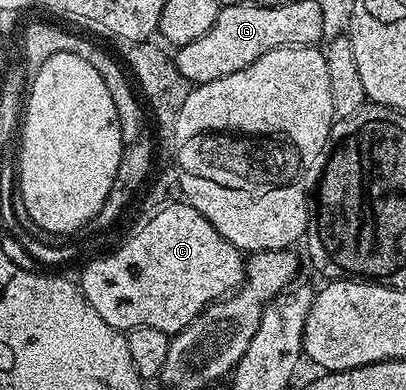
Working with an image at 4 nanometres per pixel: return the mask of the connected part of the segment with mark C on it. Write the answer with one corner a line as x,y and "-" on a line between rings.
171,201
168,203
171,204
168,207
161,208
140,231
133,232
116,251
111,251
108,255
103,255
100,259
85,264
83,272
80,273
79,279
77,278
77,286
89,301
89,305
93,305
93,309
97,309
97,313
101,313
101,317
106,323
113,325
124,333
135,327
148,327
149,329
161,329
161,333
165,333
168,337
176,335
181,329
185,329
185,325
189,325
196,319
210,303
232,294
243,282
245,274
244,252
234,247
229,241
225,241
225,237
221,237
221,233
217,233
217,229
213,229
213,225
209,225
209,221
205,221
205,217
201,217
201,213
197,213
197,209
193,209
185,201

